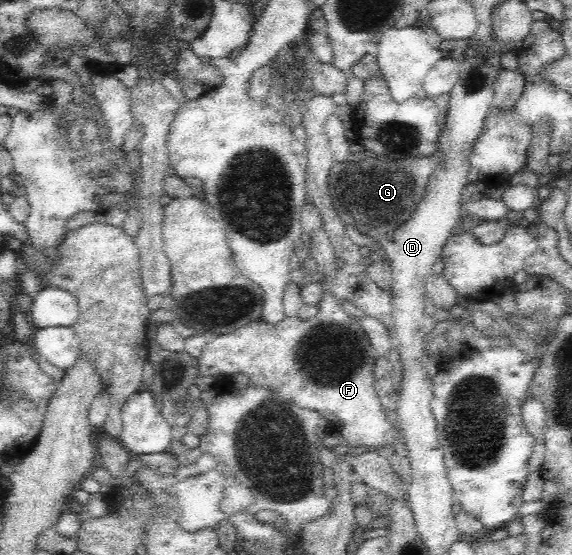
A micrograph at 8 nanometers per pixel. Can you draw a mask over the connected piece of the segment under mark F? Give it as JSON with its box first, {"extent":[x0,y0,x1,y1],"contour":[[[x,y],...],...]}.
{"extent":[197,203,401,451],"contour":[[[307,203],[302,209],[300,220],[303,235],[310,239],[309,257],[316,262],[316,271],[322,273],[323,281],[326,281],[322,282],[326,286],[326,291],[322,293],[322,299],[317,305],[317,315],[309,320],[282,319],[280,323],[274,323],[274,325],[267,323],[264,319],[255,320],[245,327],[240,327],[234,333],[211,337],[197,357],[199,374],[222,377],[232,377],[235,373],[248,375],[250,384],[274,390],[278,398],[294,402],[302,409],[318,411],[329,422],[336,423],[343,443],[357,451],[375,449],[378,445],[392,446],[394,441],[401,437],[401,432],[397,424],[390,421],[380,404],[380,398],[376,395],[374,383],[377,379],[374,375],[374,359],[377,359],[377,356],[374,355],[374,350],[362,327],[357,324],[356,317],[347,315],[342,307],[342,301],[336,299],[331,293],[332,281],[338,269],[336,266],[338,259],[326,234],[320,211],[314,205]]]}

